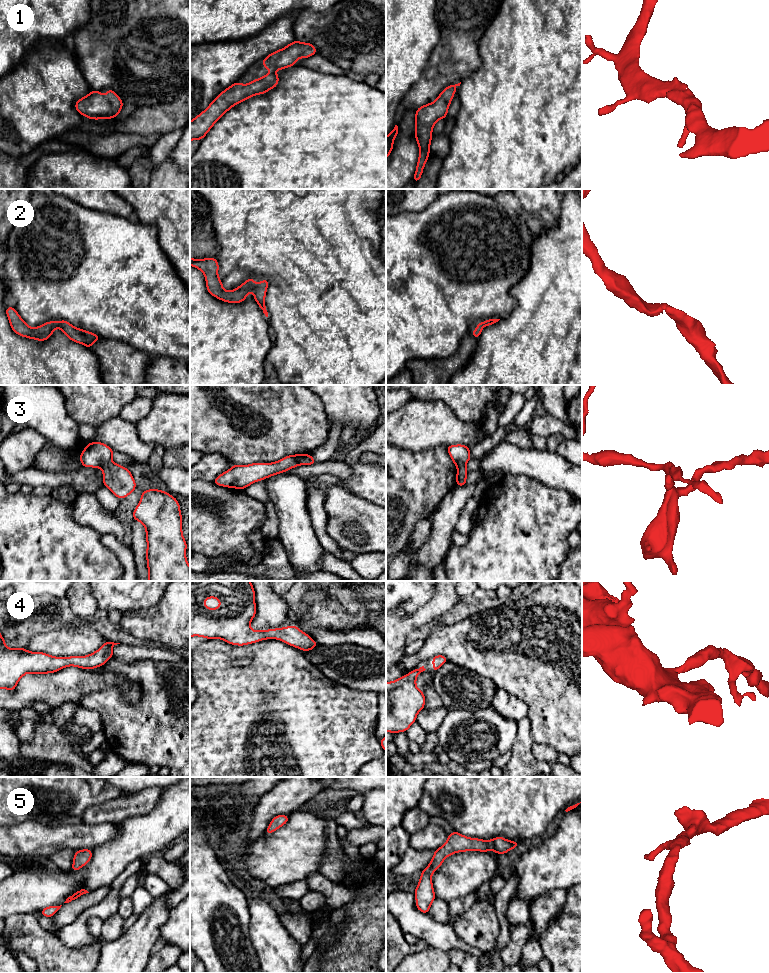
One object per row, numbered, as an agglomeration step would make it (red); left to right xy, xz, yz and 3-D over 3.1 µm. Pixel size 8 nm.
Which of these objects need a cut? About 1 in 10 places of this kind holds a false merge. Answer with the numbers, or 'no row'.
3

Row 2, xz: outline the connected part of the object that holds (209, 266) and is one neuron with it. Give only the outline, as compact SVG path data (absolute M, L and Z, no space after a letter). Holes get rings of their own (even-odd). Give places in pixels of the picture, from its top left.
M190 258L190 265L203 272L208 292L212 296L224 302L234 304L241 303L246 299L249 292L252 290L255 301L257 302L265 316L268 317L268 312L265 306L265 296L269 284L268 278L261 282L255 283L253 278L251 277L236 289L226 291L223 288L222 282L218 276L219 264L216 258Z

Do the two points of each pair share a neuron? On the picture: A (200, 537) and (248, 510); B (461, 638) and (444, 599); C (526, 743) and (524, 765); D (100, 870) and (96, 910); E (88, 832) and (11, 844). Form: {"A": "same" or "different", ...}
{"A": "same", "B": "different", "C": "same", "D": "different", "E": "same"}

